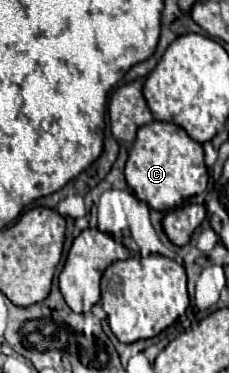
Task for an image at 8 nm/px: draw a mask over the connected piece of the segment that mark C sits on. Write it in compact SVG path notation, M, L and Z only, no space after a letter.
M151 121L137 131L133 149L125 165L125 179L133 195L145 201L155 211L179 207L183 201L199 195L207 187L207 167L203 161L203 147L193 141L185 129L167 121Z

